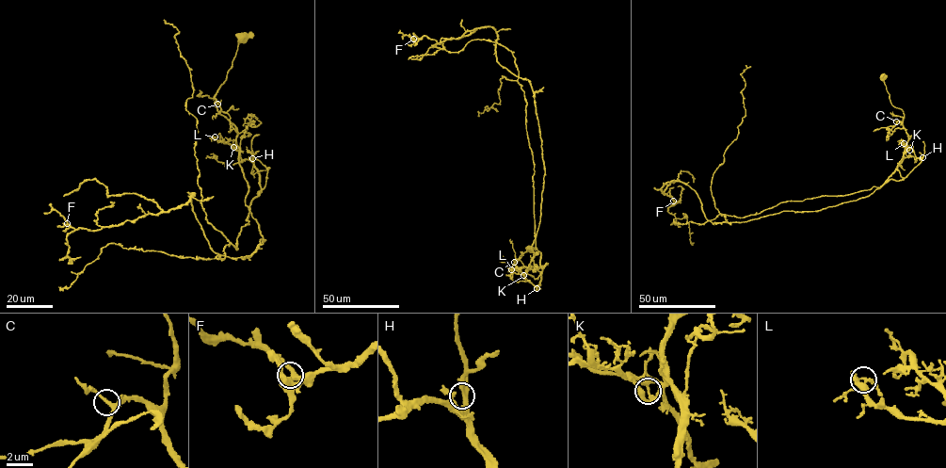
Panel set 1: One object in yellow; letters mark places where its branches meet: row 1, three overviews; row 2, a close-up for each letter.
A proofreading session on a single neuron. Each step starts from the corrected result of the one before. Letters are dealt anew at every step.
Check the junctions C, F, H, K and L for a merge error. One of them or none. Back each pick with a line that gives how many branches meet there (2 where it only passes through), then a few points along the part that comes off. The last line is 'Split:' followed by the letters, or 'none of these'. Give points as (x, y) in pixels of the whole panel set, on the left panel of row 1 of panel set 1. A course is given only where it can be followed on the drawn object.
K: branches 3; course (233, 147), (260, 191), (236, 250), (206, 217), (189, 67), (165, 22)
Split: K

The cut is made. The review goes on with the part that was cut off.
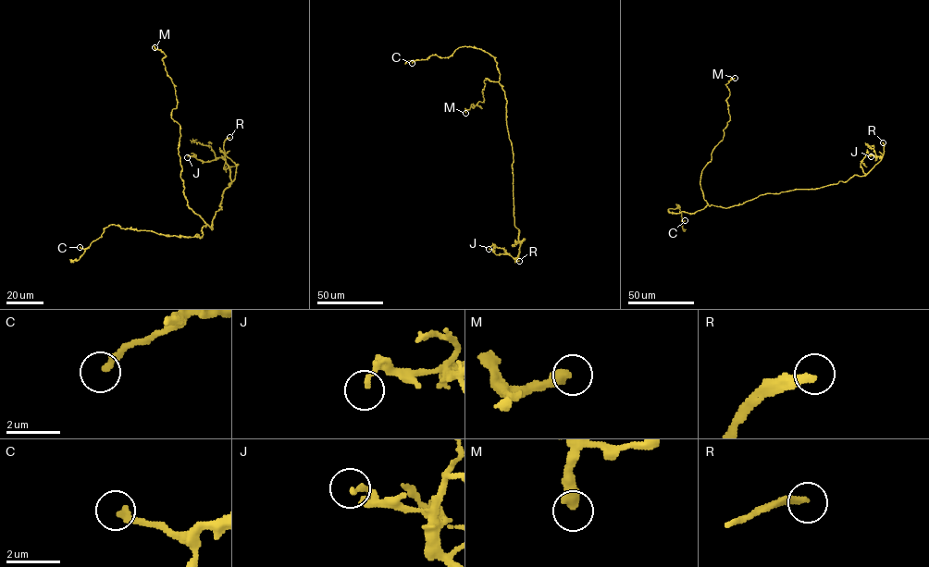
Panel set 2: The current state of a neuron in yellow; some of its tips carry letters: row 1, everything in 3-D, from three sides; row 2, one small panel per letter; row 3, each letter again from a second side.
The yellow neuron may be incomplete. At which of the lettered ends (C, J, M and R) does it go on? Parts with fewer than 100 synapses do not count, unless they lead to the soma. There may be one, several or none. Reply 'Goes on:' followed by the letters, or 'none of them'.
Goes on: R

